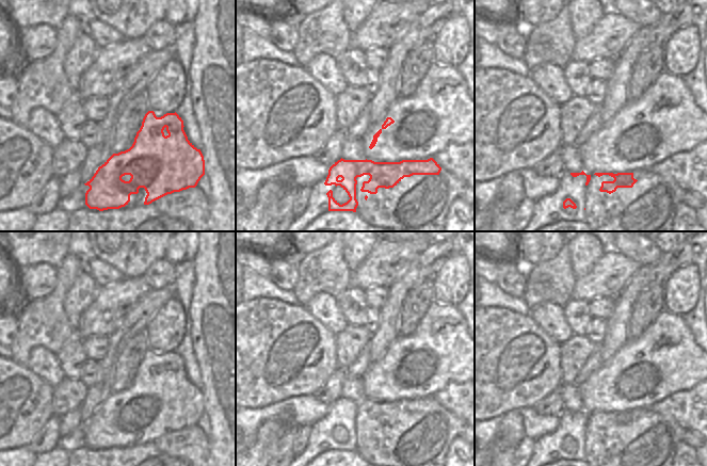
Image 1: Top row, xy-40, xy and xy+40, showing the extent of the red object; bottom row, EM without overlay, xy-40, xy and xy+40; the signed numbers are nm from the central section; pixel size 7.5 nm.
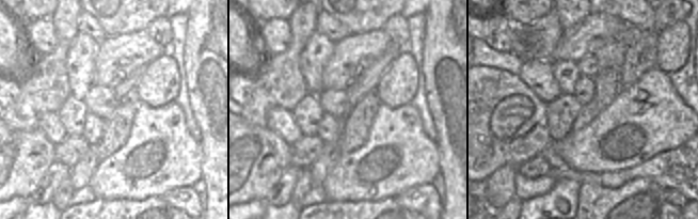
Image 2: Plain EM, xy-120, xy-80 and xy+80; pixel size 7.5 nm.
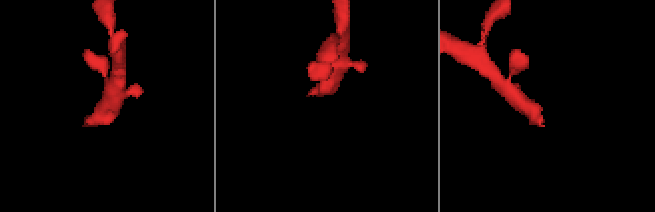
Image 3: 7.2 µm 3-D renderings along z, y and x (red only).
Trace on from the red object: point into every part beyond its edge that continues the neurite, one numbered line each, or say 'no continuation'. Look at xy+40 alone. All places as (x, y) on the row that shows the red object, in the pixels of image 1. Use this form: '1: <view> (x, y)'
1: xy+40 (663, 122).

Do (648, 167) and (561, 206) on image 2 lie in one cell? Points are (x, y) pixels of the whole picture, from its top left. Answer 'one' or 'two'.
two

